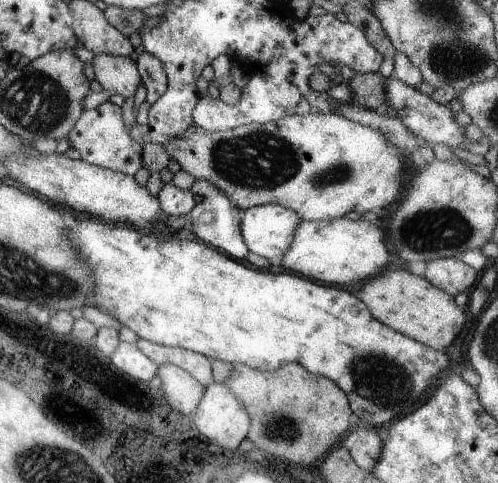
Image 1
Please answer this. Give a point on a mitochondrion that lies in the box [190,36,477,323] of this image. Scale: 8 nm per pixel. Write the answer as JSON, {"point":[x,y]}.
{"point":[262,160]}

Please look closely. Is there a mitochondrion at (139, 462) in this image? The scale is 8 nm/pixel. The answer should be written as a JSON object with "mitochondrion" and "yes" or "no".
{"mitochondrion":"no"}

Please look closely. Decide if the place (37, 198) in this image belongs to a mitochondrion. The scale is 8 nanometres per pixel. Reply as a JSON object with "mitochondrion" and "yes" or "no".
{"mitochondrion":"no"}

